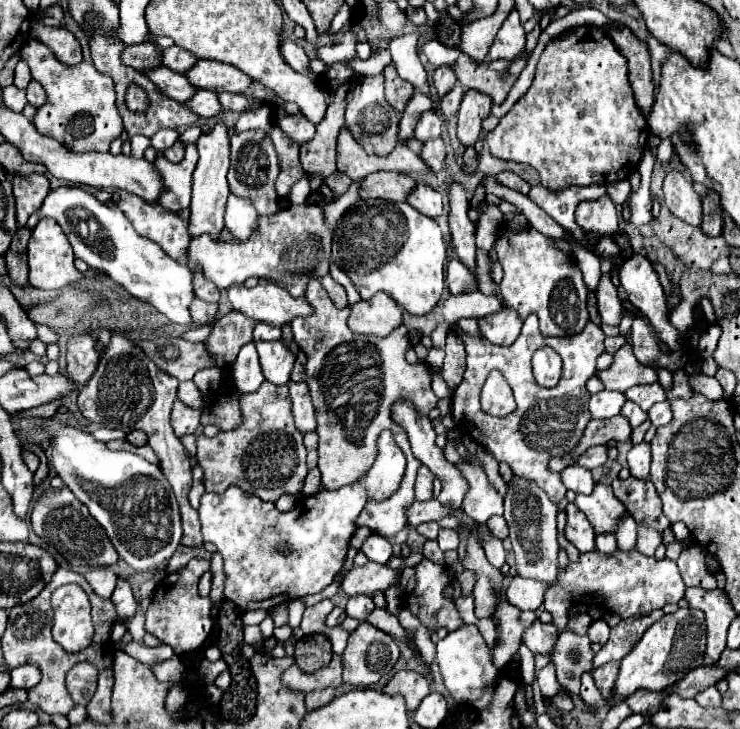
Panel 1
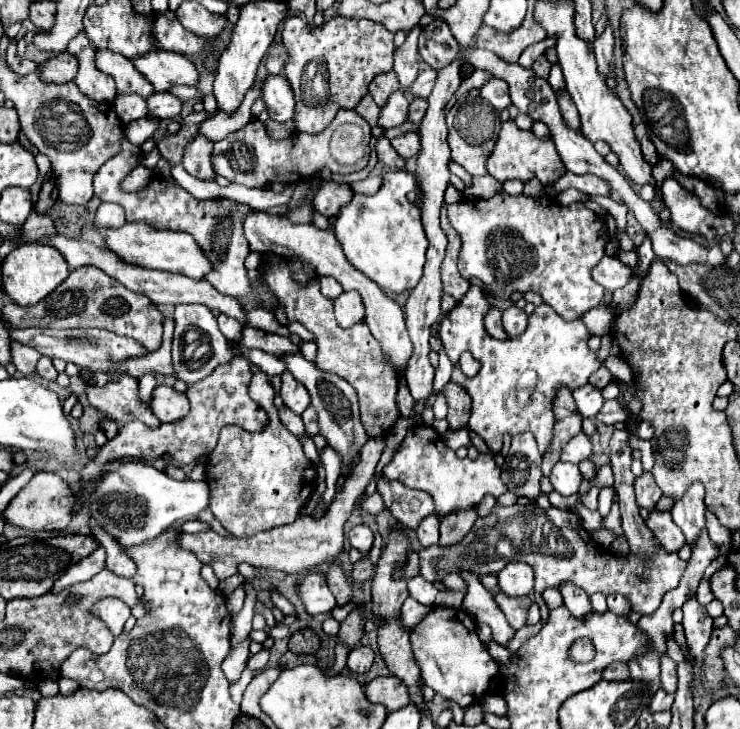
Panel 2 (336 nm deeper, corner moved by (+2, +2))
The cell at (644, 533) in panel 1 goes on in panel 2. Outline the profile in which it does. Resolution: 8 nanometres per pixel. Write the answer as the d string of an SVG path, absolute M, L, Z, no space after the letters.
M614 502L610 514L602 518L602 528L604 530L612 530L616 534L622 534L622 530L620 530L620 510L618 510L618 502Z

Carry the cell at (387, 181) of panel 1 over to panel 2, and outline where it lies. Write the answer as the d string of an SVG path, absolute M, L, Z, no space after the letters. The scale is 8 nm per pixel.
M324 182L322 188L316 192L312 206L316 212L320 212L326 218L332 218L338 214L338 210L352 198L352 190L346 184L334 184L334 182Z

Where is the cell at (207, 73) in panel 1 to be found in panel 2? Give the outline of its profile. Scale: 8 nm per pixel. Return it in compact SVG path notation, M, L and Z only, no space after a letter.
M152 50L144 56L132 58L132 64L148 82L154 86L154 92L166 92L174 84L194 86L198 82L198 72L194 64L176 52Z

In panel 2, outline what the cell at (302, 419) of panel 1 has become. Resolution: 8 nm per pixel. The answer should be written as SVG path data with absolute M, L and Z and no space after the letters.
M284 372L280 378L282 378L282 386L280 386L282 402L290 410L294 410L296 414L302 414L310 406L310 394L308 394L308 390L290 372Z

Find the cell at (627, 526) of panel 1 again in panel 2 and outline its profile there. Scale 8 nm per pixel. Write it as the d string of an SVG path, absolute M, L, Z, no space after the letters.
M602 488L600 490L600 496L598 496L598 512L602 516L606 516L610 512L610 506L614 502L614 494L616 494L614 488Z

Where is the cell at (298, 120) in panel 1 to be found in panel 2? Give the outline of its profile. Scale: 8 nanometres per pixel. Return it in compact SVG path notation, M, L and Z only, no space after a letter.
M300 16L284 20L282 42L288 52L284 76L294 90L294 126L298 132L318 134L340 108L354 108L368 92L374 76L392 70L394 34L384 24L336 16L324 26L308 26Z

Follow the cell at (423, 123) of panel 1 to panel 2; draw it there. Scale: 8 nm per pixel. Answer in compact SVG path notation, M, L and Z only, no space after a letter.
M396 90L388 102L380 108L380 116L378 116L378 126L380 128L394 128L404 124L408 118L408 98L404 96L402 90Z

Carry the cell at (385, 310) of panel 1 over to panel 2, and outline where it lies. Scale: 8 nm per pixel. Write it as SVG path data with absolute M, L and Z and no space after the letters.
M342 292L334 300L334 312L336 320L342 328L348 328L360 320L364 320L364 304L360 300L358 292Z

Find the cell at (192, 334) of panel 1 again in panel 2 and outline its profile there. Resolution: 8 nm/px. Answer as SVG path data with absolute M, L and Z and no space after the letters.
M82 266L68 274L68 278L48 296L40 306L24 310L6 300L2 308L4 318L12 326L40 326L40 328L106 328L114 334L134 338L148 352L156 352L162 344L162 312L144 294L120 286L94 266Z

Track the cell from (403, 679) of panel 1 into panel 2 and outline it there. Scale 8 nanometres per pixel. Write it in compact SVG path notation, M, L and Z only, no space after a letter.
M394 676L374 678L374 680L366 686L366 698L368 698L372 704L382 704L382 706L386 706L388 712L400 710L400 708L404 708L404 704L410 704L406 686L404 686L398 678L394 678Z

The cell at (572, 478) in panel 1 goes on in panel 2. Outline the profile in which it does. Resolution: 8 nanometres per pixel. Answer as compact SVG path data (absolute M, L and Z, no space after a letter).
M558 462L550 472L550 482L552 482L554 490L560 492L562 496L572 496L578 492L582 476L580 476L580 470L576 464Z

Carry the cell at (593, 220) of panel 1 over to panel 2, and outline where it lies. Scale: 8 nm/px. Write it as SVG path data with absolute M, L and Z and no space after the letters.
M498 192L488 200L460 200L448 206L448 220L460 234L462 248L458 256L458 270L464 278L478 278L494 298L510 298L512 292L538 292L548 306L556 310L564 320L576 320L590 308L602 302L604 288L592 280L590 270L604 256L608 240L604 220L588 210L582 202L560 206L550 196L510 196Z

